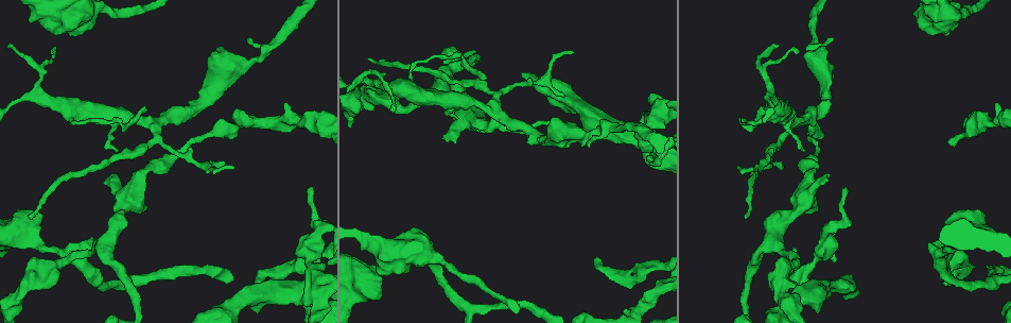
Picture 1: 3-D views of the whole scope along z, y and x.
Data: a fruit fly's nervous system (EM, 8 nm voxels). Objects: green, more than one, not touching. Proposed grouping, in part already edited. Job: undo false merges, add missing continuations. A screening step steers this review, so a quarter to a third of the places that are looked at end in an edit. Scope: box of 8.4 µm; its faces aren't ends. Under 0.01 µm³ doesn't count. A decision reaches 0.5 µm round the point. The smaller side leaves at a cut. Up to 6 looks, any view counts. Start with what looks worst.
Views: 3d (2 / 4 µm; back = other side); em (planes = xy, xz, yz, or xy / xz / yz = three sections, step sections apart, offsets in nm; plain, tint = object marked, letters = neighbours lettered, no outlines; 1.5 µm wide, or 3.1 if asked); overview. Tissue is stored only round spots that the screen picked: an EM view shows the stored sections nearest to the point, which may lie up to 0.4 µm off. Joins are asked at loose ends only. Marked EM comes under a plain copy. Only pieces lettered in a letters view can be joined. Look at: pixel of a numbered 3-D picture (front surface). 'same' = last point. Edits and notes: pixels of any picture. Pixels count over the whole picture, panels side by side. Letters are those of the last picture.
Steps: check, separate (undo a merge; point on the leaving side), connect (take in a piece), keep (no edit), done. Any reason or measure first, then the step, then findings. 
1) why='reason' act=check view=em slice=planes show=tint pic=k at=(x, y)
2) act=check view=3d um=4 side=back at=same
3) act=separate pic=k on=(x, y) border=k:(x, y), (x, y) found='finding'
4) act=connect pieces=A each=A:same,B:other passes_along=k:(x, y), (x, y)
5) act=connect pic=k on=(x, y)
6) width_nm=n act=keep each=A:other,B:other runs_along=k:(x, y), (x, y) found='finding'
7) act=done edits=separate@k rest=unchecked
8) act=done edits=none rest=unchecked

act=check view=em slice=planes show=letters pic=1 at=(55, 34)

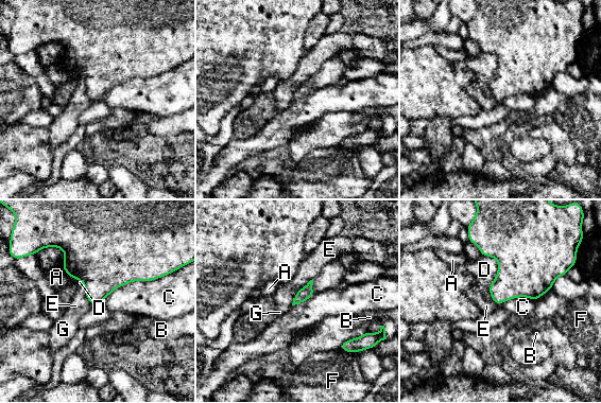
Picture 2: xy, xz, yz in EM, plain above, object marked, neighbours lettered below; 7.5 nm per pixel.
act=keep each=A:other,B:other,C:other,D:other,E:other,F:other,G:other border=2:(162, 276), (130, 281), (100, 302) found='none of them fits'

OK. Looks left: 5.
why='thin end' act=check view=3d um=4 pic=1 at=(824, 134)

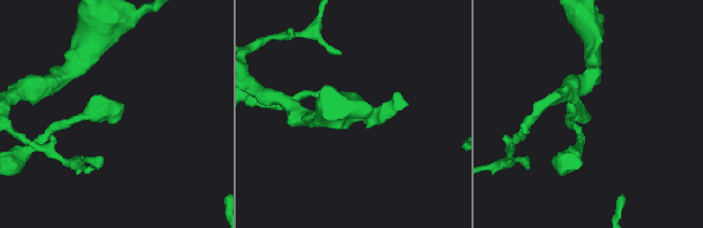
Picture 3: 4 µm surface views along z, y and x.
act=check view=em slice=planes show=letters pic=3 at=(117, 120)

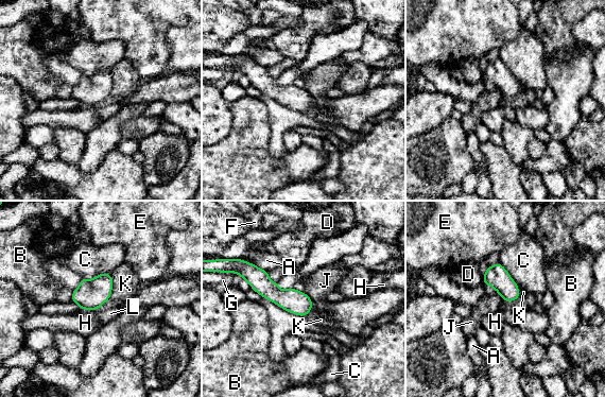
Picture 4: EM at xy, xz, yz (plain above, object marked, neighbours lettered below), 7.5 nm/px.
width_nm=160 longest_contact=C:240nm act=keep each=A:other,B:other,C:other,D:other,E:other,F:other,G:other,H:other,J:other,K:other,L:other found='none of them fits'

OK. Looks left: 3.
why='a fork' act=check view=3d um=4 pic=1 at=(65, 254)

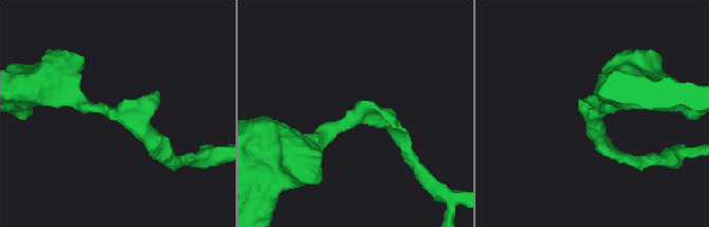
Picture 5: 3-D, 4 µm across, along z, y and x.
act=check view=em slice=planes show=letters pic=5 at=(594, 113)

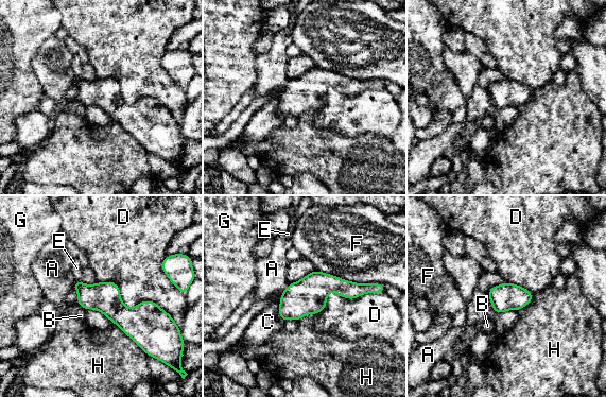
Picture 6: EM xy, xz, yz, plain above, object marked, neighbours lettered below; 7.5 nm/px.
longest_contact=D:650nm act=keep each=A:other,B:other,C:other,D:other,E:other,F:other,G:other,H:other found='continuous, no second cell'

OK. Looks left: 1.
act=done edits=none rest=unchecked

